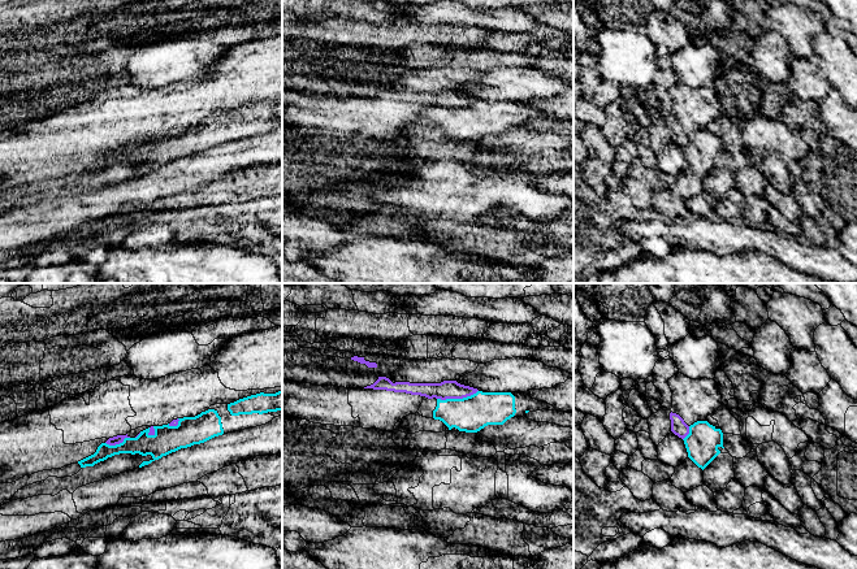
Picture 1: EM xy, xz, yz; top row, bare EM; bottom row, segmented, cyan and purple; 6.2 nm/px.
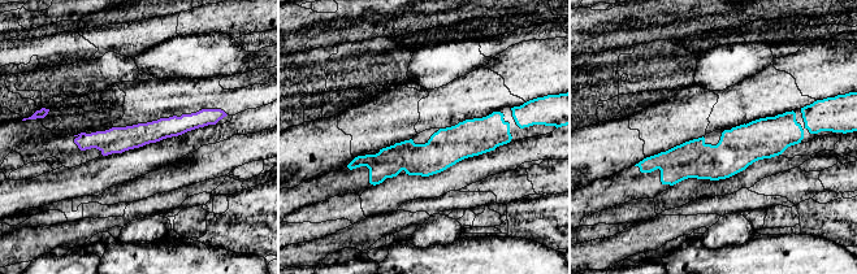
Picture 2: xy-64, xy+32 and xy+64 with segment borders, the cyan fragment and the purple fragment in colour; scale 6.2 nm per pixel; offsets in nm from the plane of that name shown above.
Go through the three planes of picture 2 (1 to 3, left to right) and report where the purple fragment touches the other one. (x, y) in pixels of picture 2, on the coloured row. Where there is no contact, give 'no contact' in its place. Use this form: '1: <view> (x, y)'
1: no contact
2: no contact
3: no contact

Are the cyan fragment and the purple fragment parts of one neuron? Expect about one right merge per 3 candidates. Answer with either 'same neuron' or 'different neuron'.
different neuron

